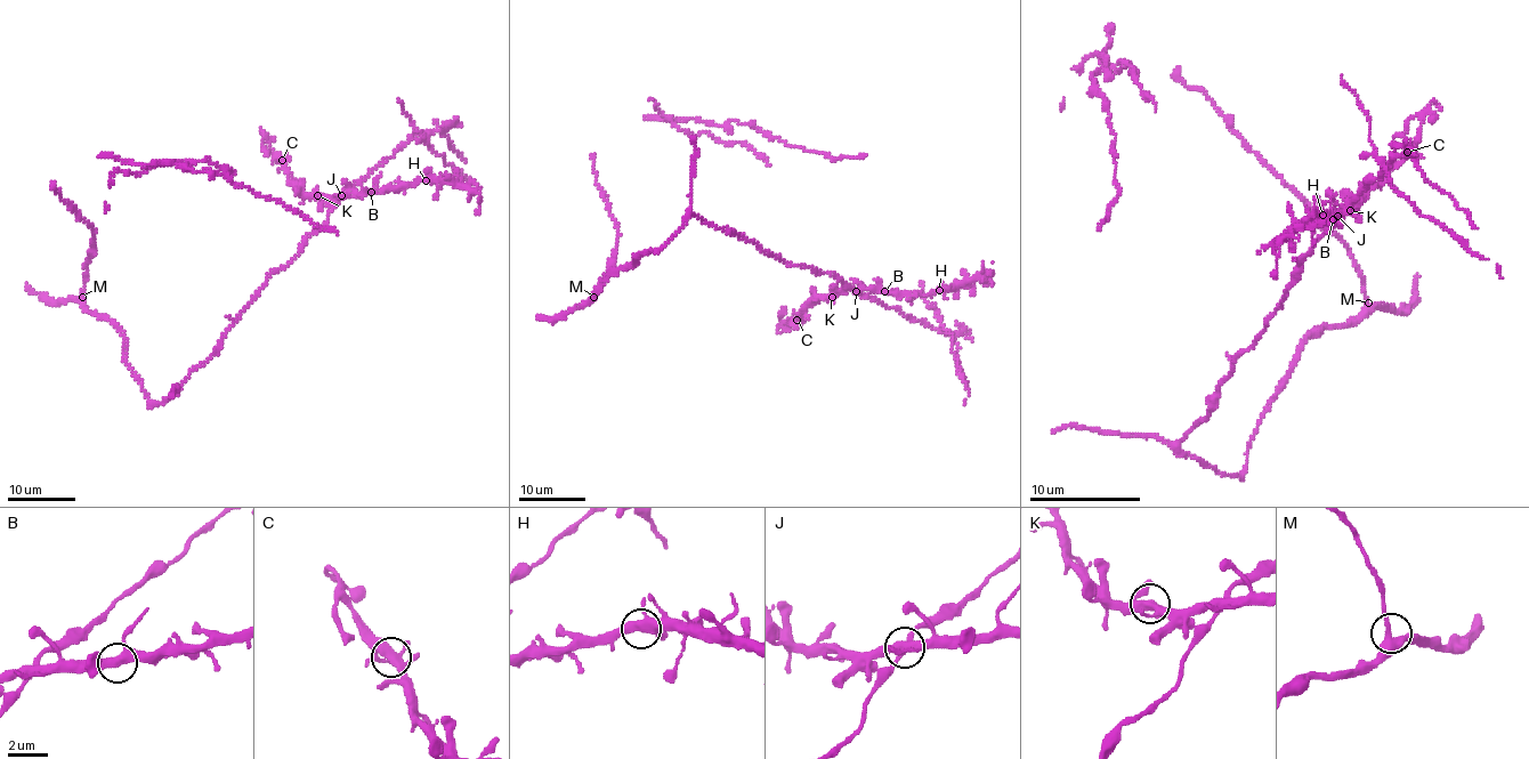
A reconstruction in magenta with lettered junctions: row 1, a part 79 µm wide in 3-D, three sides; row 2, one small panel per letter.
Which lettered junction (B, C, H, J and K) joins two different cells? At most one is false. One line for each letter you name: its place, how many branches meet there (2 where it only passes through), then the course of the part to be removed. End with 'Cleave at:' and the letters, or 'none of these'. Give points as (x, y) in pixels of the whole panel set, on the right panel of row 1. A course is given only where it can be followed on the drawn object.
J: Place: (1337, 216). Branches: 4
Cleave at: J

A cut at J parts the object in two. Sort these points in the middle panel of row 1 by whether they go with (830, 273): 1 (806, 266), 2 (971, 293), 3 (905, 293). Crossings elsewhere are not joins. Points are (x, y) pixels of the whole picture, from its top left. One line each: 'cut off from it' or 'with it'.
1: with it
2: cut off from it
3: cut off from it

